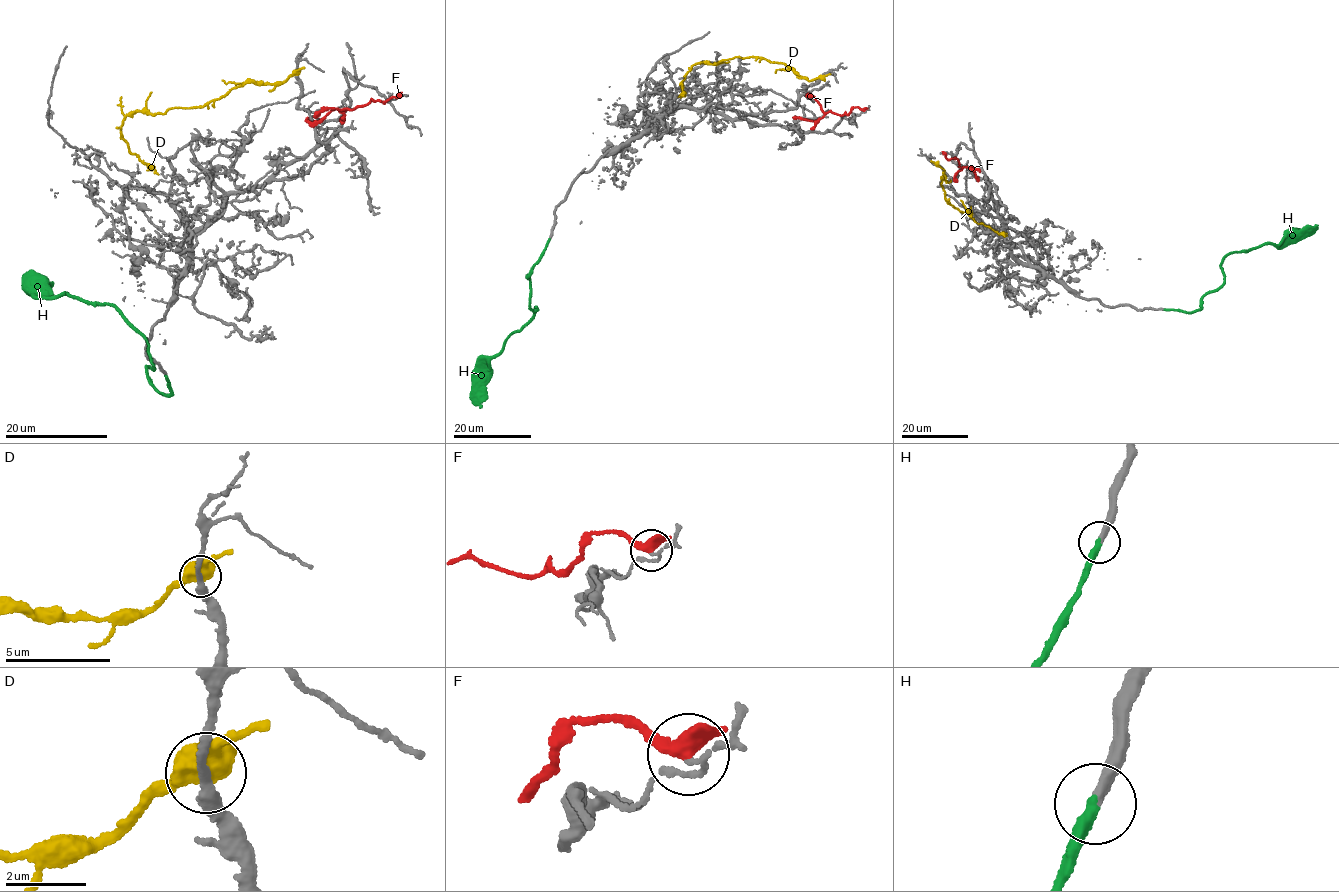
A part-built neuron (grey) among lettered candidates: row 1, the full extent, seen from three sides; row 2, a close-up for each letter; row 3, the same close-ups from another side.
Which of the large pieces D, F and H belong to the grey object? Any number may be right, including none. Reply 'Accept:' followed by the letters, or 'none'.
Accept: H

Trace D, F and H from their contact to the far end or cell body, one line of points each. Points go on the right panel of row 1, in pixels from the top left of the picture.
D: (936, 164), (944, 171), (941, 186), (947, 202), (961, 212), (970, 213), (977, 223), (1004, 236)
F: (945, 153), (948, 159), (958, 159), (962, 168), (973, 167), (976, 177)
H: (1165, 309), (1200, 309), (1202, 297), (1223, 284), (1220, 264), (1227, 255), (1276, 246), (1318, 225)

